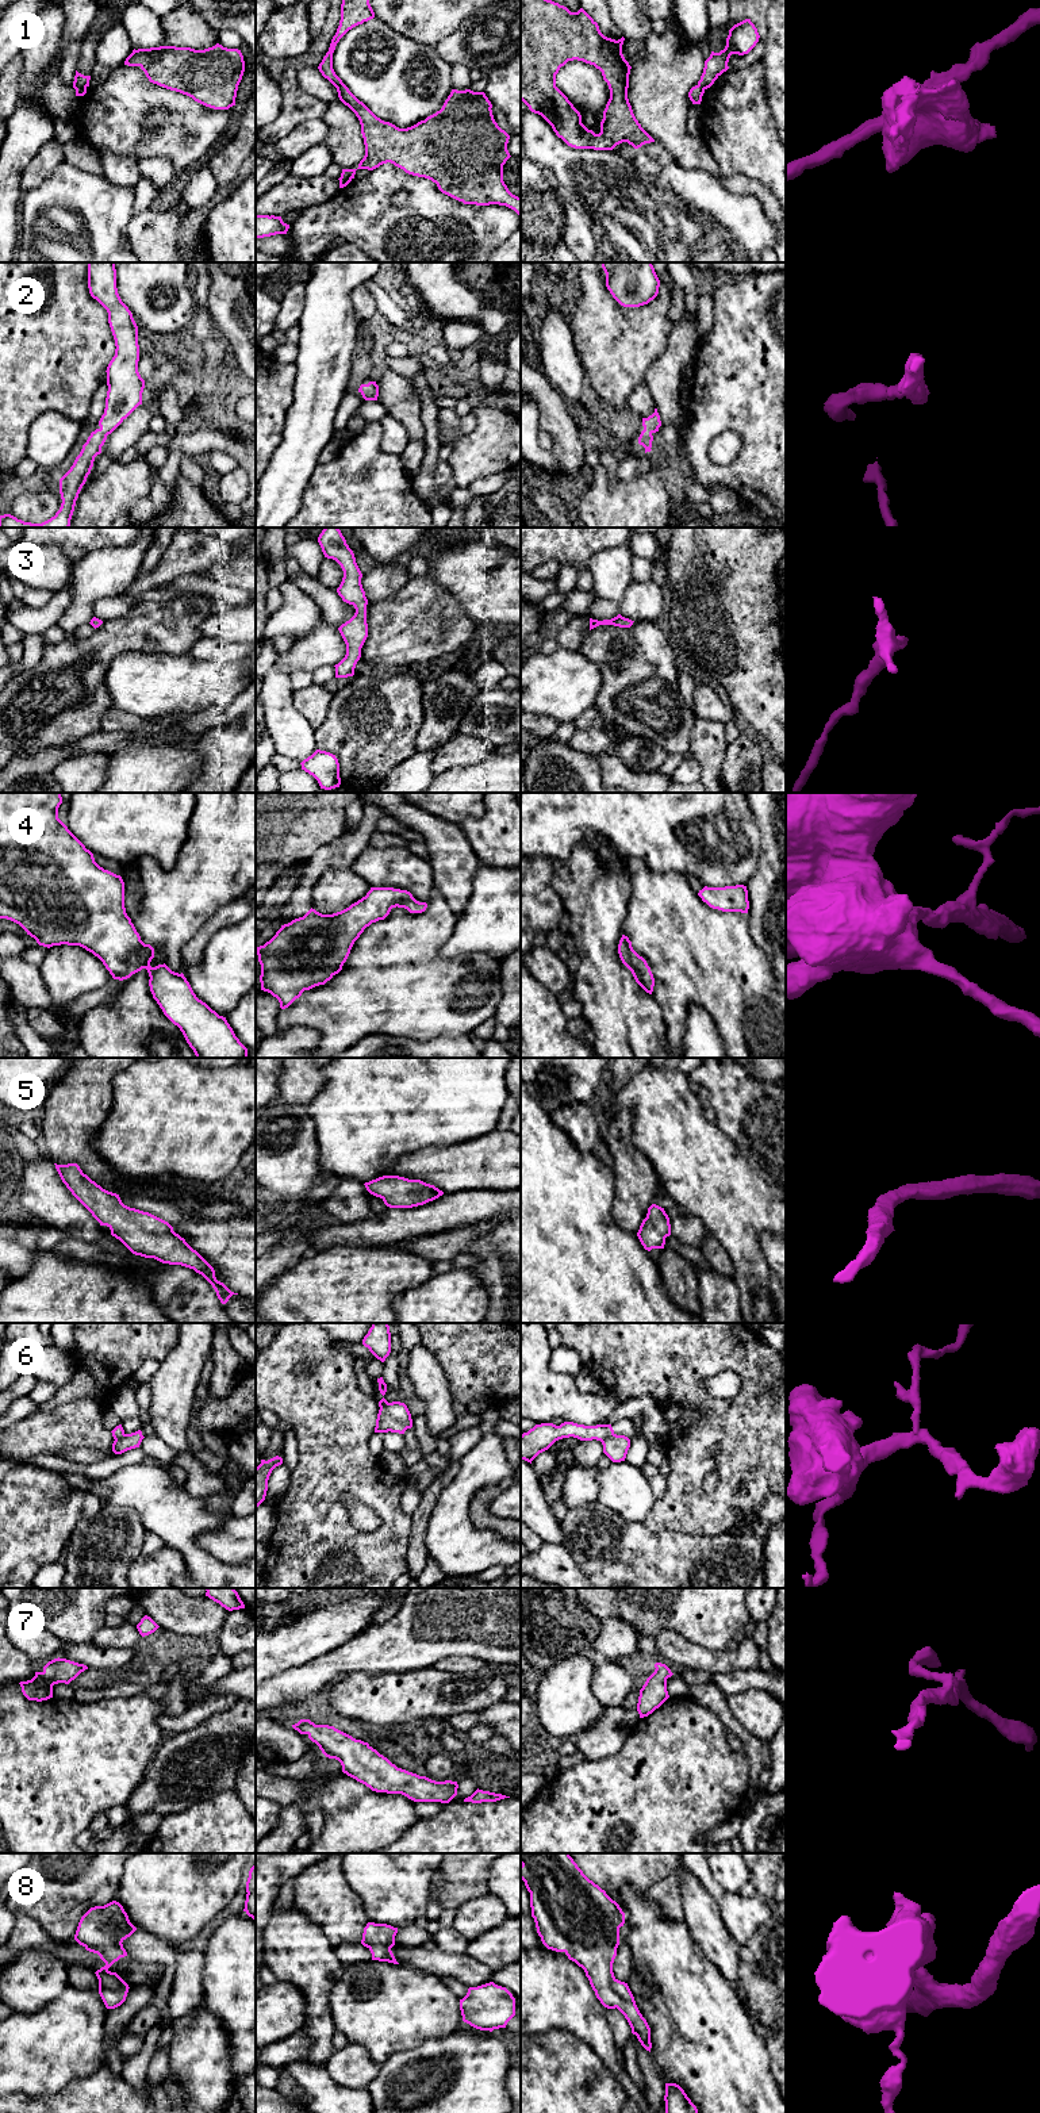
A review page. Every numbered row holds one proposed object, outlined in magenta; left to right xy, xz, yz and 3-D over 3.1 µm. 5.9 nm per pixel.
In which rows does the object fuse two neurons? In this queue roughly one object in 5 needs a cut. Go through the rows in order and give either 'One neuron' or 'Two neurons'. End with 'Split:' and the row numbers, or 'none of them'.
1: Two neurons
2: One neuron
3: One neuron
4: One neuron
5: One neuron
6: Two neurons
7: One neuron
8: One neuron
Split: 1, 6

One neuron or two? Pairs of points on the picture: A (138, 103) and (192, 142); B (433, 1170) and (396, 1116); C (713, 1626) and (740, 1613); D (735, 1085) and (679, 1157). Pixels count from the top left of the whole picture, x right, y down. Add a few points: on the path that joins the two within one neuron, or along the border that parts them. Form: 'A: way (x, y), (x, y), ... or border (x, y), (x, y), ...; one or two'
A: way (156, 103), (168, 103), (190, 125); one
B: border (451, 1145), (426, 1146), (410, 1151), (392, 1165); two
C: way (720, 1619), (726, 1613), (733, 1613); one
D: border (714, 1122), (736, 1145); two

